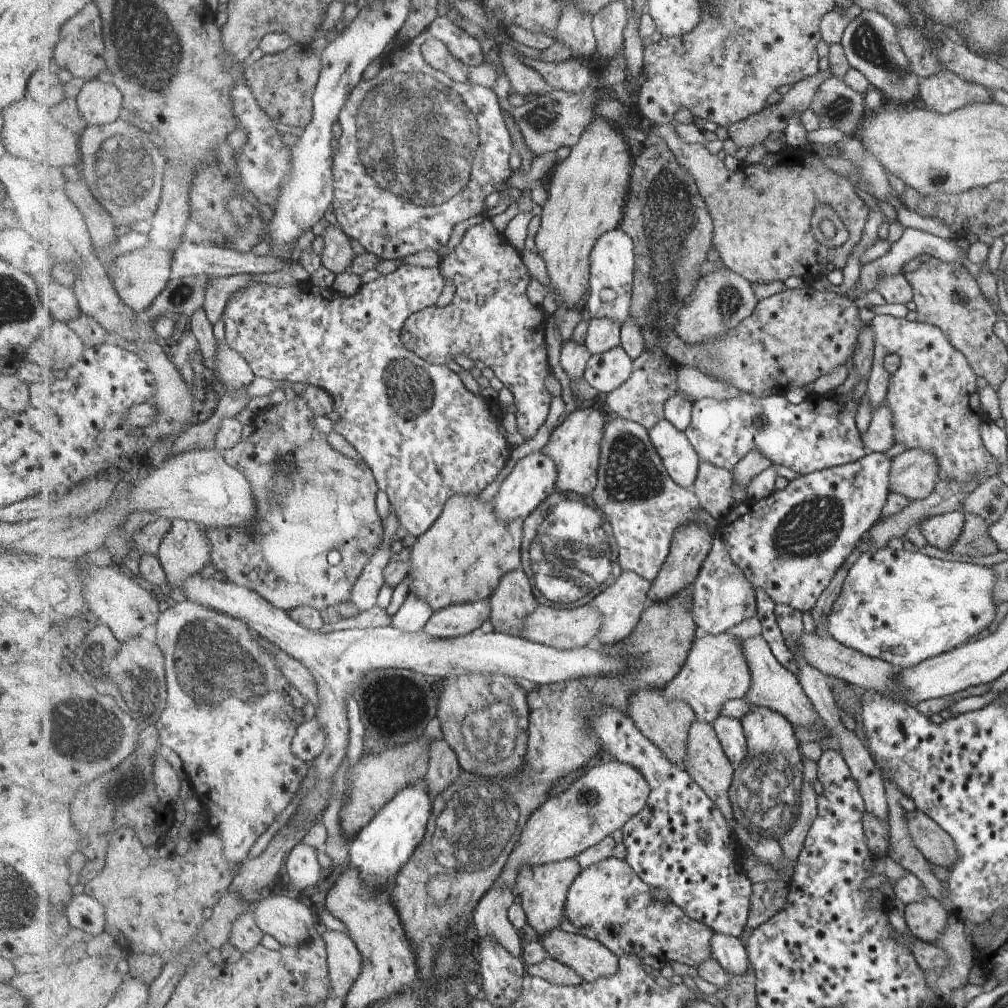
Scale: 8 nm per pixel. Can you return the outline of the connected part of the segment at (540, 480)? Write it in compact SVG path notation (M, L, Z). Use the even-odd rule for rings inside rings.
M536 451L528 454L516 462L511 473L501 482L497 494L492 499L495 514L501 522L511 524L515 520L526 520L537 508L544 504L549 496L555 495L557 486L558 468L554 458Z

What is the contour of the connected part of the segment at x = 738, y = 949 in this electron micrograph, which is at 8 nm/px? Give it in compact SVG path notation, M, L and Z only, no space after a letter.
M715 931L712 938L712 954L719 964L732 975L742 975L750 964L748 948L739 937Z

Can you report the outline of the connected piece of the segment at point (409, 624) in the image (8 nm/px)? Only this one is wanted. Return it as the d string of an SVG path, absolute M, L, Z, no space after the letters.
M410 594L392 617L392 625L406 633L419 633L425 629L434 612L427 600Z

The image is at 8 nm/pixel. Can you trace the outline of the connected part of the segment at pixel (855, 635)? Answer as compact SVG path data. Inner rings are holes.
M885 546L880 549L867 551L866 553L856 555L854 564L848 572L844 587L842 588L839 600L833 606L831 614L828 618L828 629L830 636L841 641L841 644L858 650L863 654L883 659L894 668L906 669L907 667L915 667L916 664L921 663L925 659L932 659L940 654L952 651L954 648L959 647L959 644L967 643L969 638L973 638L975 634L979 634L985 628L991 629L997 620L1000 618L1002 606L993 602L991 590L997 583L999 577L995 576L991 567L986 565L973 564L969 562L954 562L935 557L927 557L919 552L907 552L904 549L891 550Z

